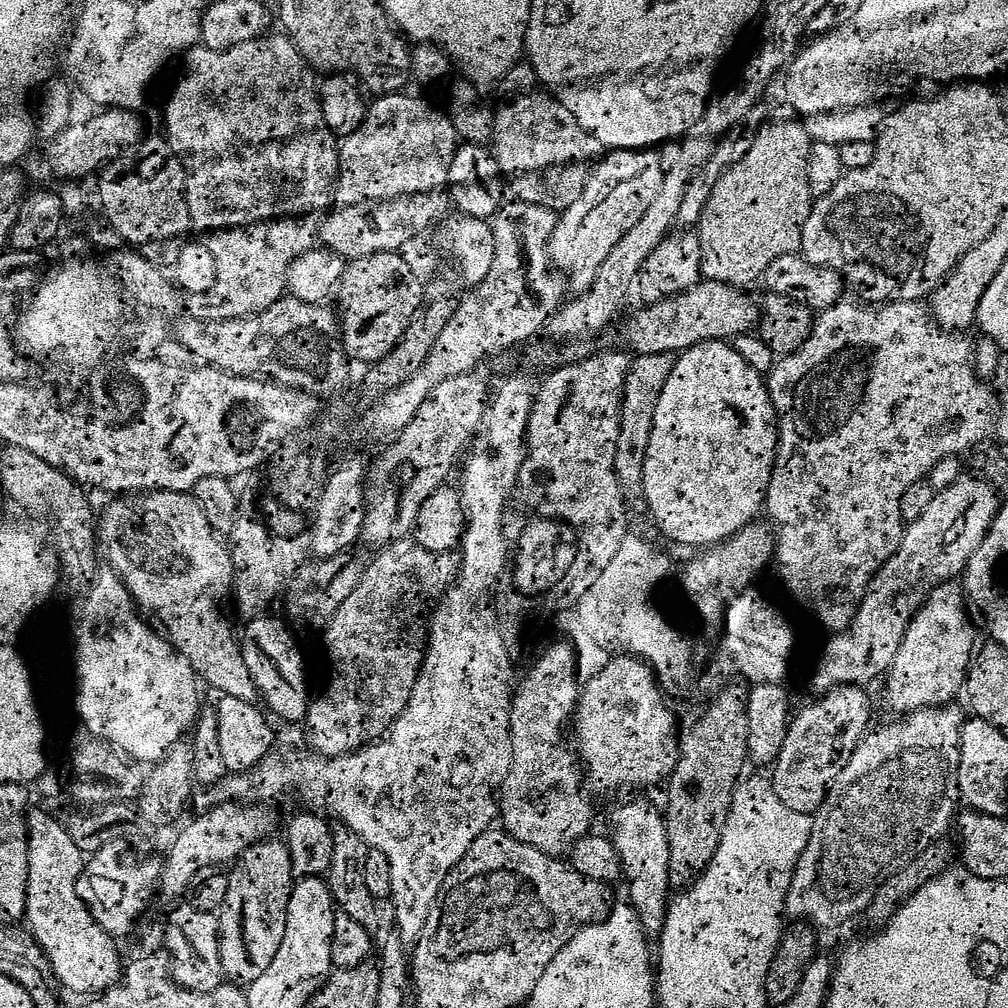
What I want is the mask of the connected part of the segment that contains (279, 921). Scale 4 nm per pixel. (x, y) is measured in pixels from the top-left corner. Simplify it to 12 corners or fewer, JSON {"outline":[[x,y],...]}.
{"outline":[[252,844],[218,909],[222,970],[244,986],[286,930],[287,847]]}

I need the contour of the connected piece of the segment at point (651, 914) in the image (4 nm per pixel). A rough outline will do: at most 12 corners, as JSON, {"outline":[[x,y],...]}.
{"outline":[[614,809],[610,839],[645,933],[668,917],[661,809]]}

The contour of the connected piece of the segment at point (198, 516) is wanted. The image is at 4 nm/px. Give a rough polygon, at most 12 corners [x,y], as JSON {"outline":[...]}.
{"outline":[[192,494],[116,501],[98,544],[198,675],[255,701],[216,620],[231,554]]}

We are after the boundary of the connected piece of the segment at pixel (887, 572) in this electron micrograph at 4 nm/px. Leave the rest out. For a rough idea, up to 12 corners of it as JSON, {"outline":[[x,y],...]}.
{"outline":[[975,474],[907,521],[812,672],[823,694],[887,673],[925,596],[996,517]]}

